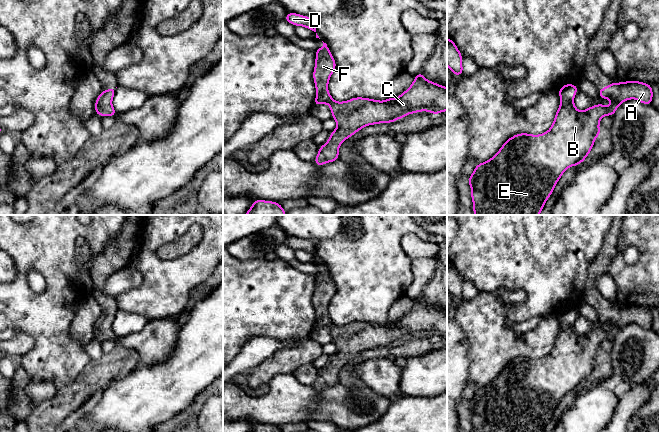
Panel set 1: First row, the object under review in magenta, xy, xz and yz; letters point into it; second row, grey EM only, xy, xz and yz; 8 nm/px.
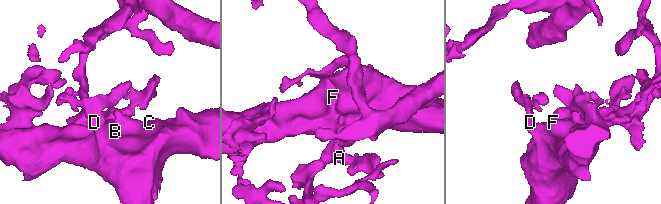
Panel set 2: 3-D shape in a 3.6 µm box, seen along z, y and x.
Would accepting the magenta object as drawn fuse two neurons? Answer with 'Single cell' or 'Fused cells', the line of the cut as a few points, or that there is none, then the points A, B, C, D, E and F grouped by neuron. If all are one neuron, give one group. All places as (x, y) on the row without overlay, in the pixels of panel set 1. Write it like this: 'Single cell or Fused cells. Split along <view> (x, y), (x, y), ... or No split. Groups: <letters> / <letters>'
Single cell. No split. Groups: A B C D E F

